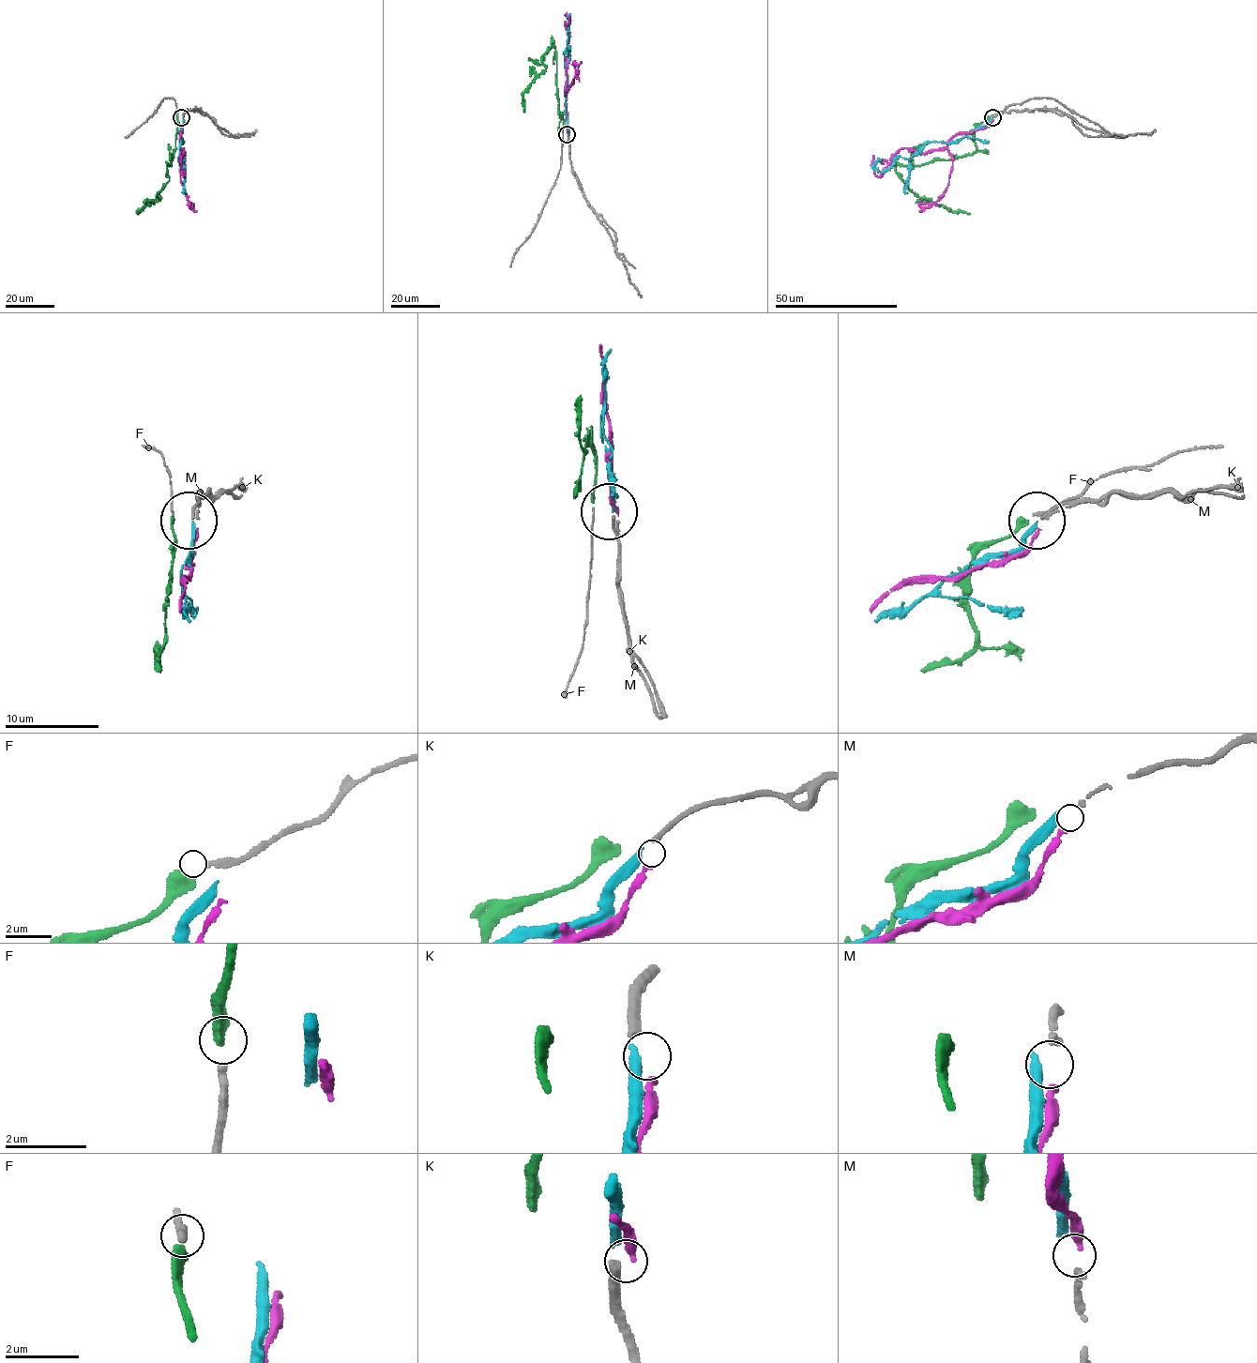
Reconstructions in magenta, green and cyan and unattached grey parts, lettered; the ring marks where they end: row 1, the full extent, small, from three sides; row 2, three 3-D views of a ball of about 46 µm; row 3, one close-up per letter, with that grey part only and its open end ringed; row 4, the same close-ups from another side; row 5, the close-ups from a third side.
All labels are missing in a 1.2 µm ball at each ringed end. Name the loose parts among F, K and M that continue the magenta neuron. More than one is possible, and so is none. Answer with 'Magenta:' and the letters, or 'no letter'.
Magenta: M

